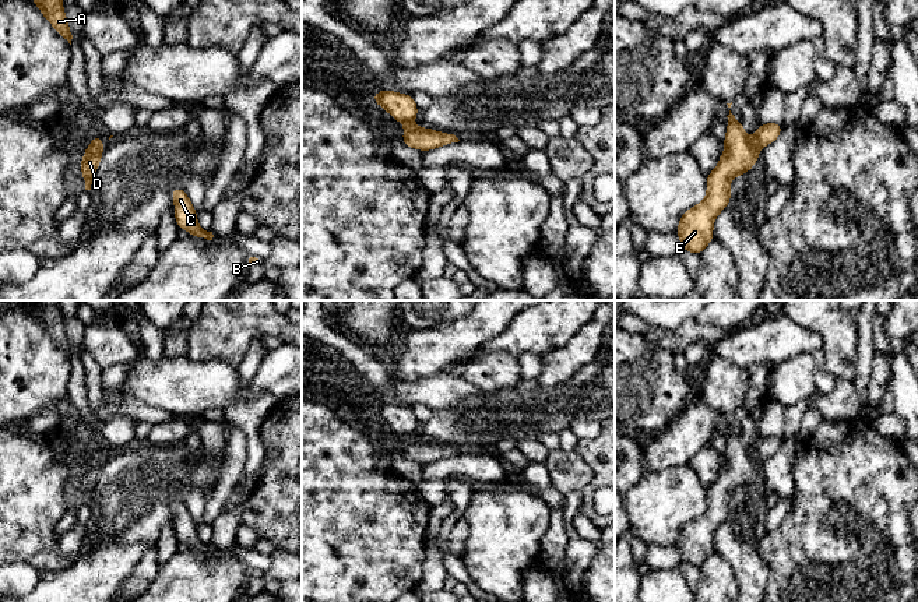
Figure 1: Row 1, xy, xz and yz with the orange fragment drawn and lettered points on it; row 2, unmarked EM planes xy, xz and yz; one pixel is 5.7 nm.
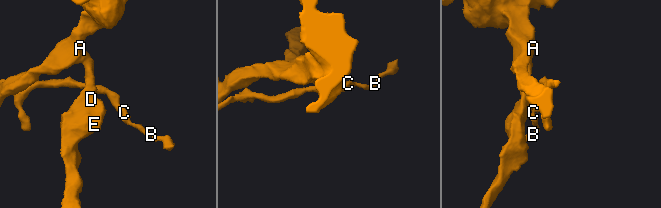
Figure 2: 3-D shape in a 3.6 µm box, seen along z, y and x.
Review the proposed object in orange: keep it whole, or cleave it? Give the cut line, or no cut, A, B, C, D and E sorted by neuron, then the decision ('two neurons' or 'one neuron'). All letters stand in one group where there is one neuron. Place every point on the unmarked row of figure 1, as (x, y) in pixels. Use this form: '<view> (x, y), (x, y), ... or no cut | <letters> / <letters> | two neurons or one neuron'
yz (752, 453), (758, 460) | A D E / B C | two neurons

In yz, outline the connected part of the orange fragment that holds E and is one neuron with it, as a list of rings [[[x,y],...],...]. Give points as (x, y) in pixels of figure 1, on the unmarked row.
[[[731,426],[724,451],[725,465],[721,467],[717,480],[707,487],[706,511],[680,529],[676,546],[682,561],[699,567],[714,552],[713,538],[717,528],[729,517],[729,494],[743,487],[759,472],[759,462]]]

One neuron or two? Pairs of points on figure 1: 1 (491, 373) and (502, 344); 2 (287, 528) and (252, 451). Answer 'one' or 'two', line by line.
1: two
2: two

